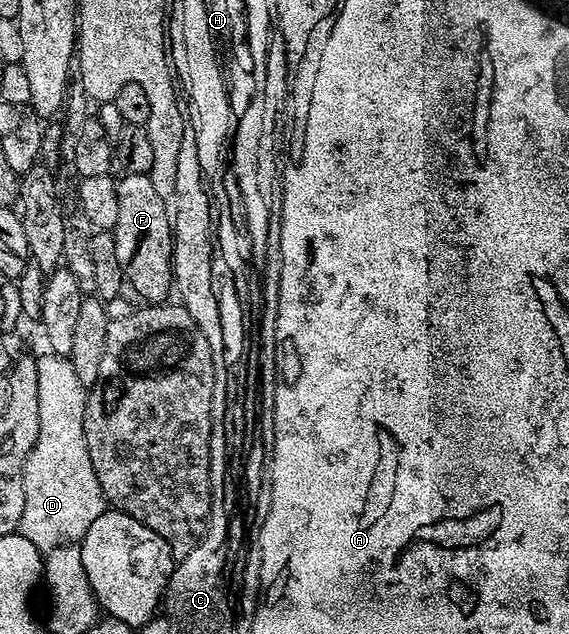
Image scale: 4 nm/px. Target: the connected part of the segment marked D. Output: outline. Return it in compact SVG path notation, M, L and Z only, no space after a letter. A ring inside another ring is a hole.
M45 352L45 355L40 355L40 357L37 358L37 367L39 368L39 436L31 448L29 459L25 461L25 475L23 476L25 503L23 504L23 516L21 517L19 532L24 538L31 540L31 544L35 544L37 550L48 552L54 550L56 546L80 543L85 537L87 528L91 528L91 524L95 524L95 520L99 520L99 516L105 513L107 503L103 496L103 488L99 488L99 480L91 468L91 460L87 452L87 440L83 436L83 412L85 411L85 400L87 397L86 386L81 384L78 377L75 376L75 369L69 362L68 357L52 352Z

